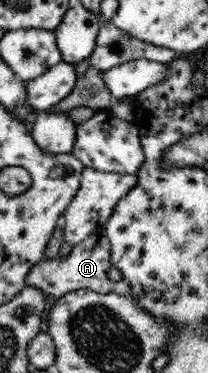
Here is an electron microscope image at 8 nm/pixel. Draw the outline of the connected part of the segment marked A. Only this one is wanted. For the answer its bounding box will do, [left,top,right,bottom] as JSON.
[26,231,115,299]

